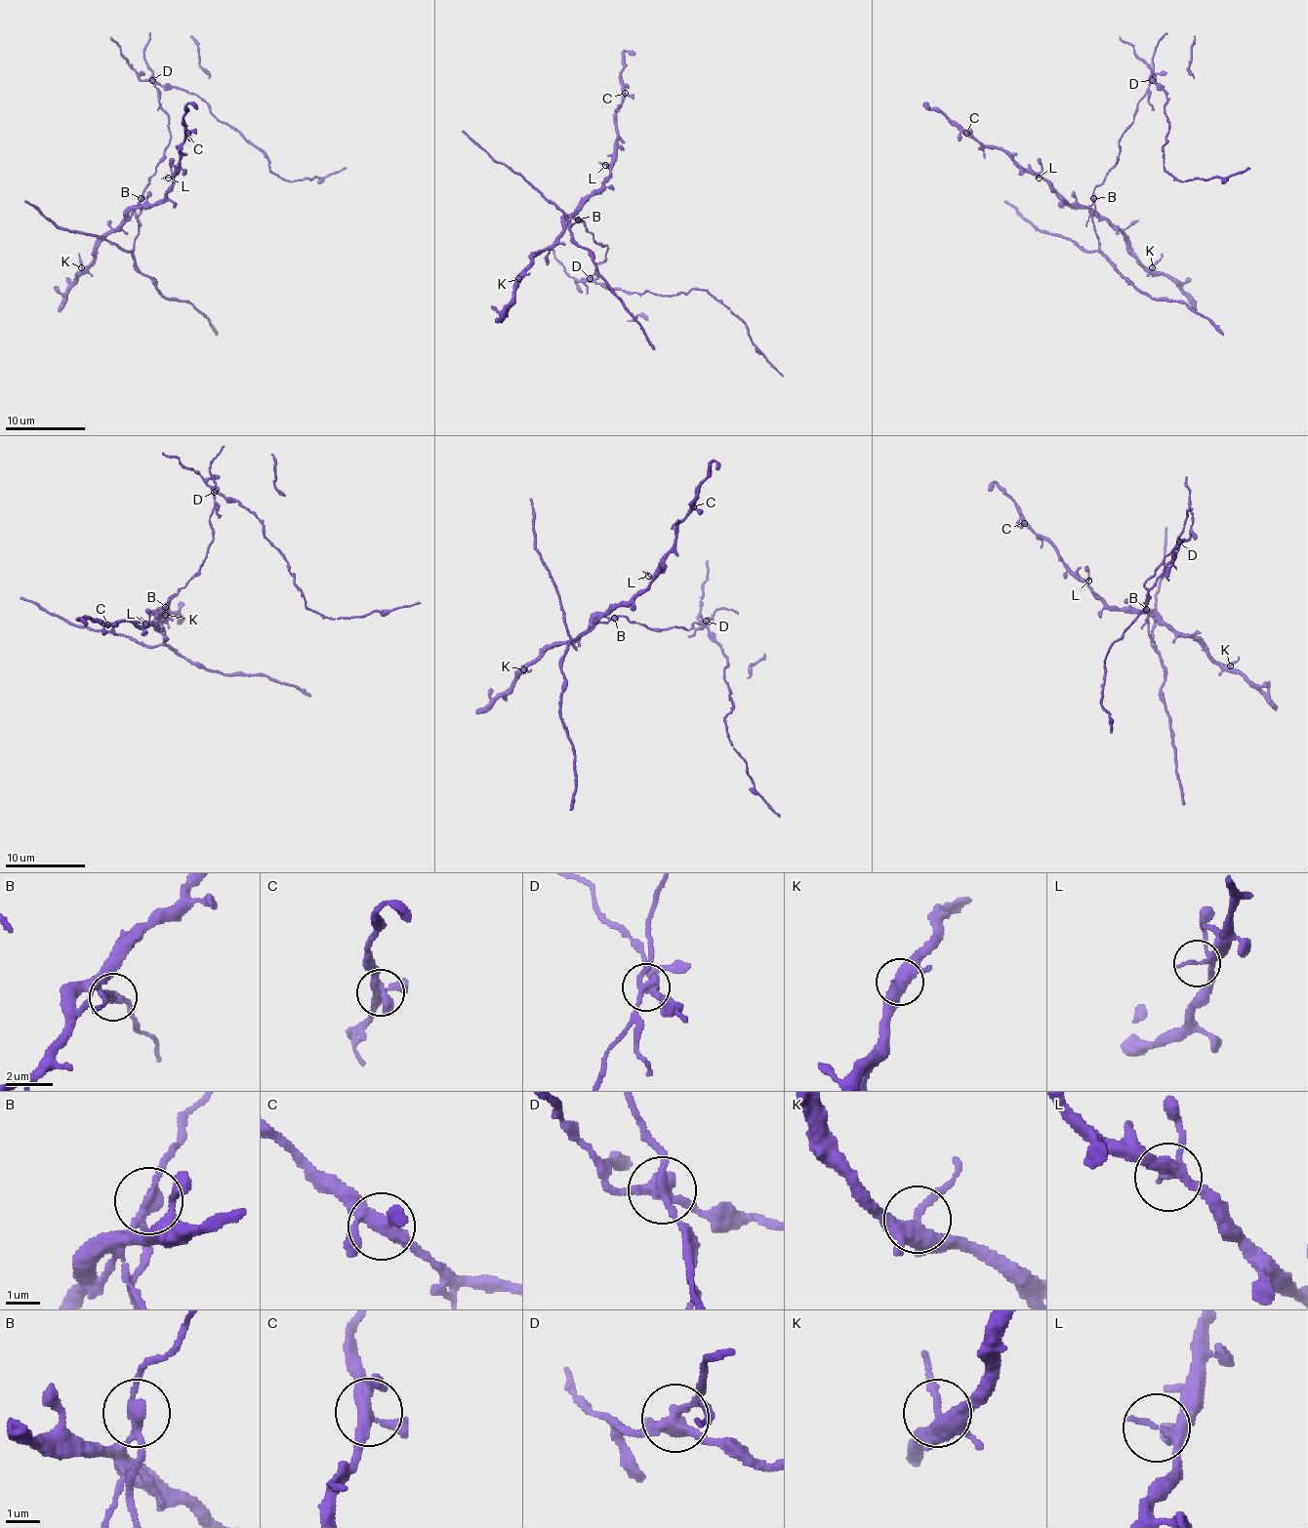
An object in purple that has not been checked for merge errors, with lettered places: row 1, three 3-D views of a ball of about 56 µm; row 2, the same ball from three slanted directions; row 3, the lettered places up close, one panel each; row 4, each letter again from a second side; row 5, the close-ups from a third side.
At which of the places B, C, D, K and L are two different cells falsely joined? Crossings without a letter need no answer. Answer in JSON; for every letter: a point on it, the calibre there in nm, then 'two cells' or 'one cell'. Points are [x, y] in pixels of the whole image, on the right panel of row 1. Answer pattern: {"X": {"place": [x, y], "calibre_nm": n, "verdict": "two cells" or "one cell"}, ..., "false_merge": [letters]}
{"B": {"place": [1093, 198], "calibre_nm": 240, "verdict": "two cells"}, "C": {"place": [966, 133], "calibre_nm": 360, "verdict": "one cell"}, "D": {"place": [1152, 80], "calibre_nm": 360, "verdict": "two cells"}, "K": {"place": [1152, 267], "calibre_nm": 400, "verdict": "one cell"}, "L": {"place": [1039, 178], "calibre_nm": 220, "verdict": "one cell"}, "false_merge": ["B", "D"]}

